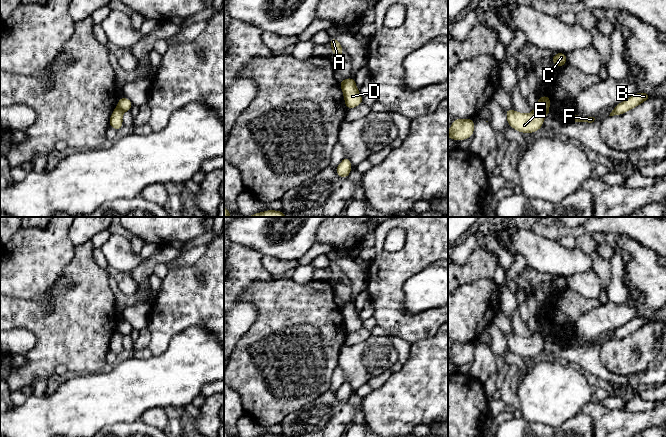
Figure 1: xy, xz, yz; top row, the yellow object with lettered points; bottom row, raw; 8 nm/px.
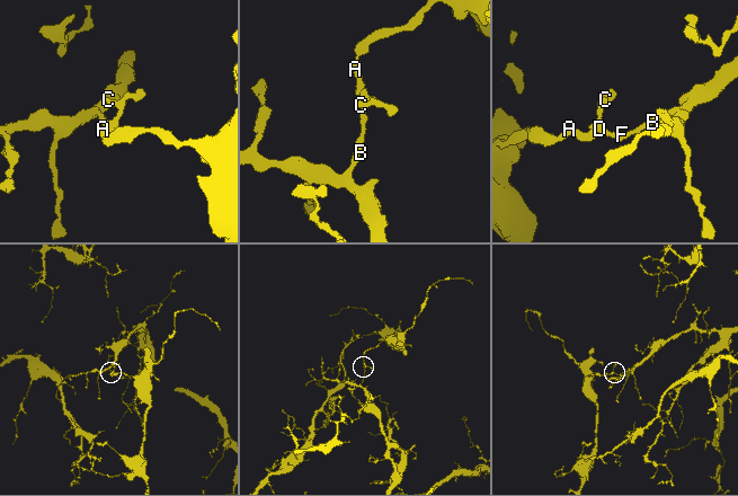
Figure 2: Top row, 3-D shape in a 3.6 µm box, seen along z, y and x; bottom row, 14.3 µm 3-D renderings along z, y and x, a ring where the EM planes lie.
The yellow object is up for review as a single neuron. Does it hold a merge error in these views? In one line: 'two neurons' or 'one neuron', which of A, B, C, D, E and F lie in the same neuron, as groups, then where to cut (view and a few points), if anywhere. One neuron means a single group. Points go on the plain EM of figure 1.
two neurons | A E / B C D F | yz (536, 331), (545, 338)

